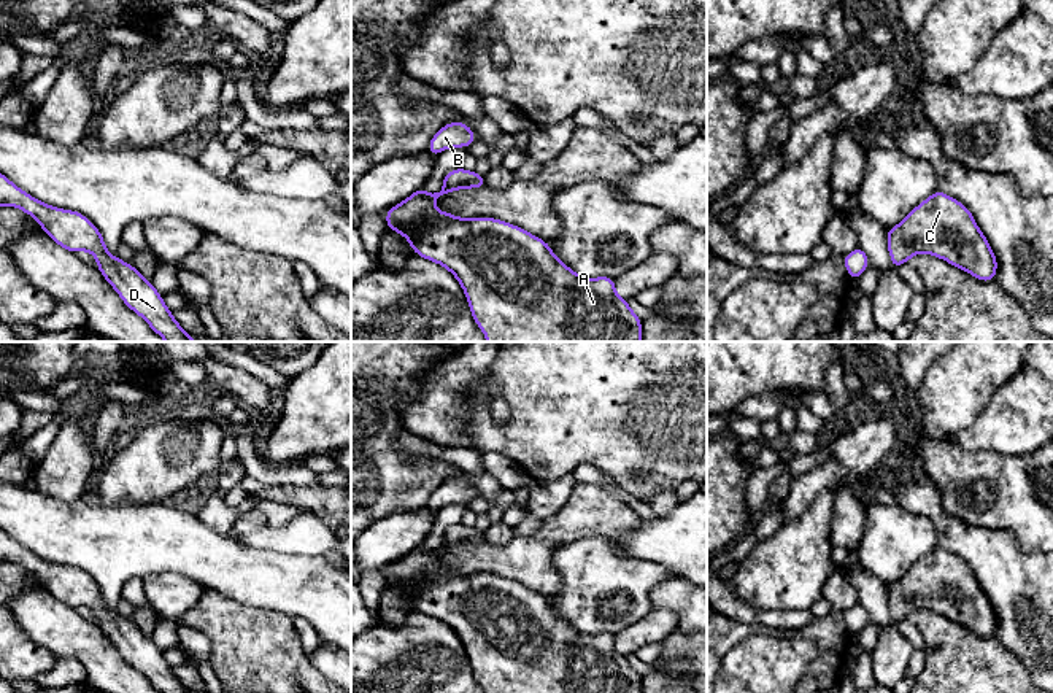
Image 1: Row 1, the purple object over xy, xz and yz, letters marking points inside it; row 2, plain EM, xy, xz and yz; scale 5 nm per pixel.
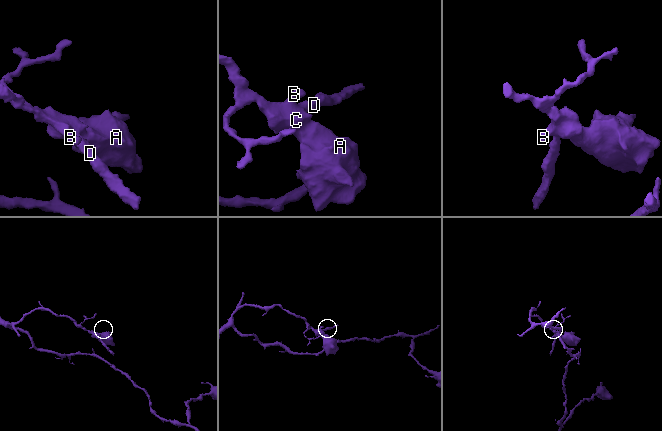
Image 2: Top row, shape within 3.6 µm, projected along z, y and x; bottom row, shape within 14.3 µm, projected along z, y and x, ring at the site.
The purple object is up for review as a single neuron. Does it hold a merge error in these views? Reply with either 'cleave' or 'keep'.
keep

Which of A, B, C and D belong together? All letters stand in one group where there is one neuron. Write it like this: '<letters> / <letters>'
A B C D

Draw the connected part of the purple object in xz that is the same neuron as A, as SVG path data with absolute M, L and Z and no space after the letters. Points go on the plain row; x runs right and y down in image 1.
M462 523L448 528L440 548L427 550L422 542L399 561L388 564L386 583L405 591L415 610L442 620L457 634L472 672L486 693L642 693L642 676L627 656L615 648L613 633L580 633L556 614L545 596L510 579L496 574L456 574L432 564L440 552L462 544L486 544L484 532Z

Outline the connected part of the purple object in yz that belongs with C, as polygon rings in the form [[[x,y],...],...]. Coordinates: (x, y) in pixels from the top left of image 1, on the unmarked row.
[[[940,545],[913,564],[896,583],[885,588],[894,626],[908,618],[913,610],[928,609],[966,626],[980,637],[996,636],[997,615],[972,569]]]

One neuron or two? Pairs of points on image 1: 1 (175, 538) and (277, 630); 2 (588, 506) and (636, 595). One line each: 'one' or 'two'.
1: two
2: two

